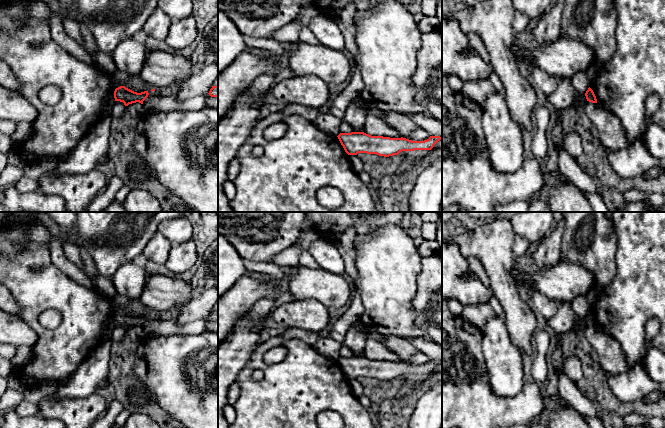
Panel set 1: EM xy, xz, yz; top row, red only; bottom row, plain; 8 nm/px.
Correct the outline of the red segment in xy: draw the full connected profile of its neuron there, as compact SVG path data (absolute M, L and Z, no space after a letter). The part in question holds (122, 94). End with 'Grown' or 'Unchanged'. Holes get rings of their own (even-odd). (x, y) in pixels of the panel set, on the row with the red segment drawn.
M120 86L114 91L115 101L123 102L125 106L136 102L143 104L143 101L148 97L148 95L148 91L137 93L125 86Z. Unchanged

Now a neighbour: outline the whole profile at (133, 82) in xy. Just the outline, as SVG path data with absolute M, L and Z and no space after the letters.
M140 73L135 74L135 75L129 75L129 76L122 76L121 78L121 83L116 80L113 76L113 82L115 85L115 89L120 87L120 86L125 86L126 88L137 92L141 93L144 91L149 91L151 90L141 79L140 79Z

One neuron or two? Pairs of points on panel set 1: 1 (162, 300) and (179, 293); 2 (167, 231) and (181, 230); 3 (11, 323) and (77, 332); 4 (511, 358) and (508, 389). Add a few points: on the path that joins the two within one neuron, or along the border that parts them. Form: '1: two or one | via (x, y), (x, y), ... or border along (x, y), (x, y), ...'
1: one | via (166, 296), (169, 293), (175, 293)
2: one | via (170, 230), (178, 230)
3: two | border along (17, 315), (36, 333), (37, 341), (32, 347)
4: one | via (510, 366), (508, 381)

